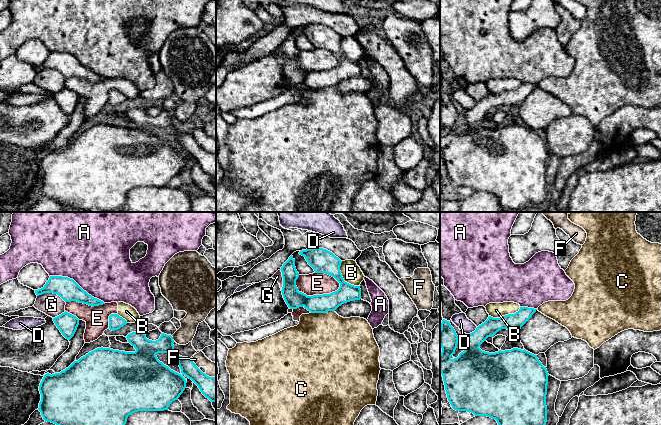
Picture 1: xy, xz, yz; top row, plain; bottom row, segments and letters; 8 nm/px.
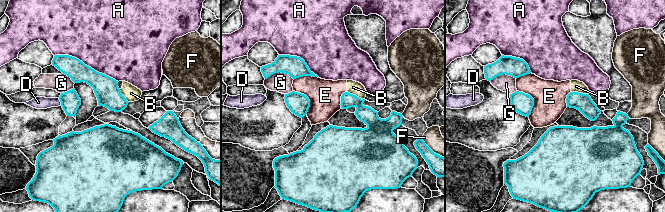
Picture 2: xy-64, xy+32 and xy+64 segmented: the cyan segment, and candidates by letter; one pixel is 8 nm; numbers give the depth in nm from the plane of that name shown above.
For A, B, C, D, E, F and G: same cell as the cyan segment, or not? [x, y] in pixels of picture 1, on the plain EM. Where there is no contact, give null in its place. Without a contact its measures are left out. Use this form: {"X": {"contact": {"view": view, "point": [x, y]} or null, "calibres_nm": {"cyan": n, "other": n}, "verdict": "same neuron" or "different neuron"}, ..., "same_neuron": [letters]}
{"A": {"contact": {"view": "xy", "point": [76, 59]}, "calibres_nm": {"cyan": 170, "other": 500}, "verdict": "different neuron"}, "B": {"contact": {"view": "xz", "point": [342, 54]}, "calibres_nm": {"cyan": 190, "other": 160}, "verdict": "different neuron"}, "C": {"contact": {"view": "xz", "point": [322, 88]}, "calibres_nm": {"cyan": 150, "other": 500}, "verdict": "different neuron"}, "D": {"contact": {"view": "yz", "point": [472, 108]}, "calibres_nm": {"cyan": 260, "other": 110}, "verdict": "different neuron"}, "E": {"contact": {"view": "xz", "point": [314, 71]}, "calibres_nm": {"cyan": 150, "other": 180}, "verdict": "different neuron"}, "F": {"contact": {"view": "xy", "point": [194, 139]}, "calibres_nm": {"cyan": 220, "other": 110}, "verdict": "different neuron"}, "G": {"contact": {"view": "xy", "point": [51, 68]}, "calibres_nm": {"cyan": 170, "other": 180}, "verdict": "different neuron"}, "same_neuron": []}

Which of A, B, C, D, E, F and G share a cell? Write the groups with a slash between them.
A / B D E / C / F / G

